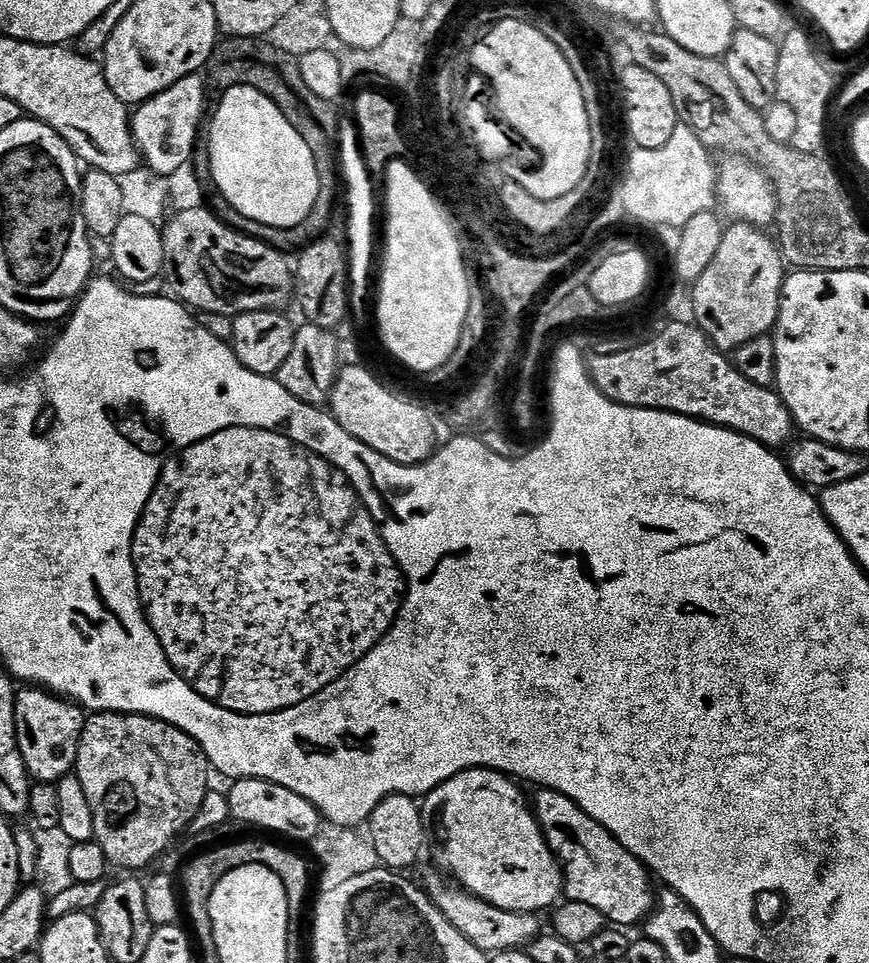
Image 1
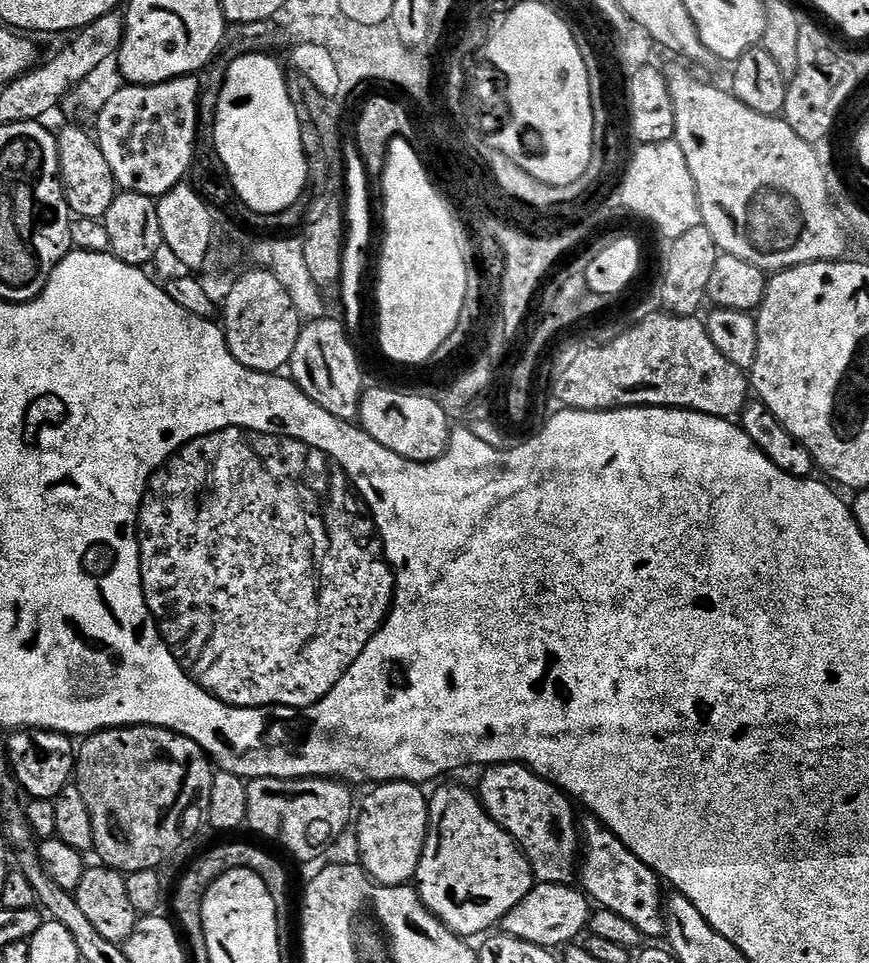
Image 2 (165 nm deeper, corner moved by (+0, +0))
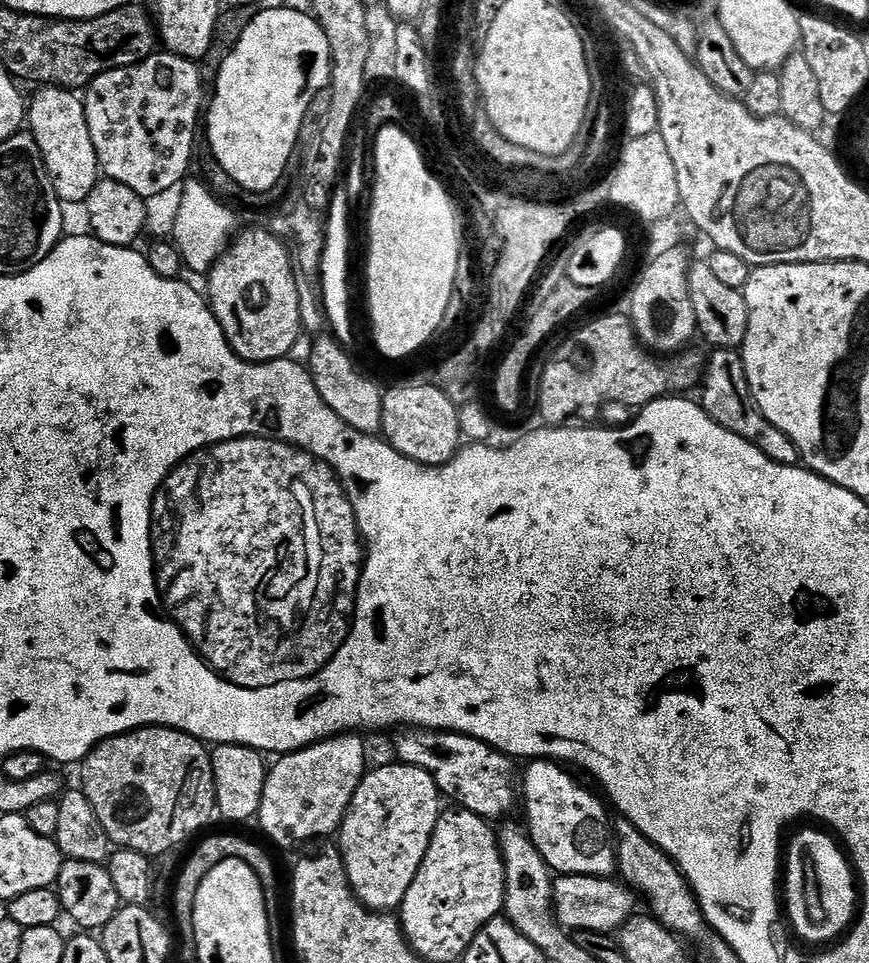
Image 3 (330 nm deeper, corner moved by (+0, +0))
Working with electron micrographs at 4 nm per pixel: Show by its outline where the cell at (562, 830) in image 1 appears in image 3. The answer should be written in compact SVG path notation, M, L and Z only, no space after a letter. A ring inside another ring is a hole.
M401 727L395 733L396 756L395 759L402 764L409 764L415 768L425 768L434 778L441 797L456 796L461 809L465 812L473 812L479 816L496 822L499 816L504 816L512 807L518 804L518 768L515 768L513 757L504 755L496 748L491 748L486 742L482 742L473 736L464 736L461 732L435 732L433 728L409 728Z

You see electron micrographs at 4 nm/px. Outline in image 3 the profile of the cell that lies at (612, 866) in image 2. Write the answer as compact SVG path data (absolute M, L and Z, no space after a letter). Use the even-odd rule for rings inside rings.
M534 759L523 767L522 808L524 804L528 815L526 831L551 871L560 876L615 877L617 837L613 821L608 821L609 805L586 785L579 784L571 776L573 773L557 761Z

